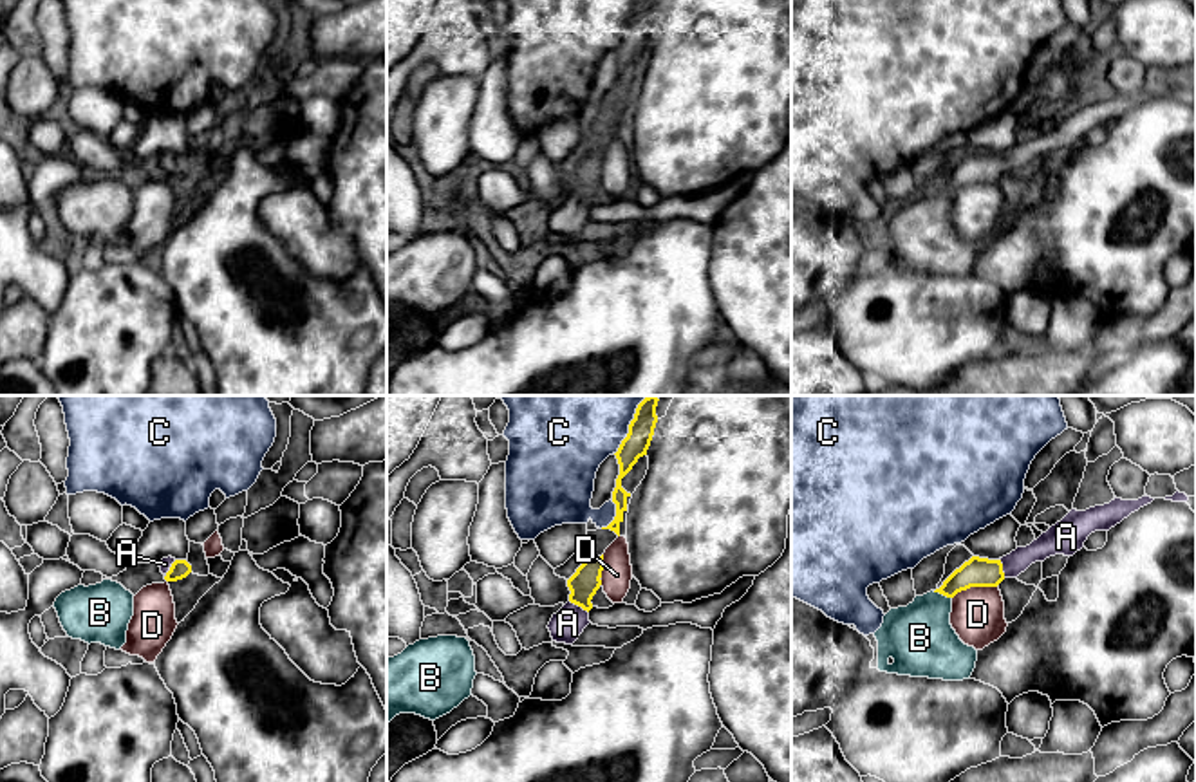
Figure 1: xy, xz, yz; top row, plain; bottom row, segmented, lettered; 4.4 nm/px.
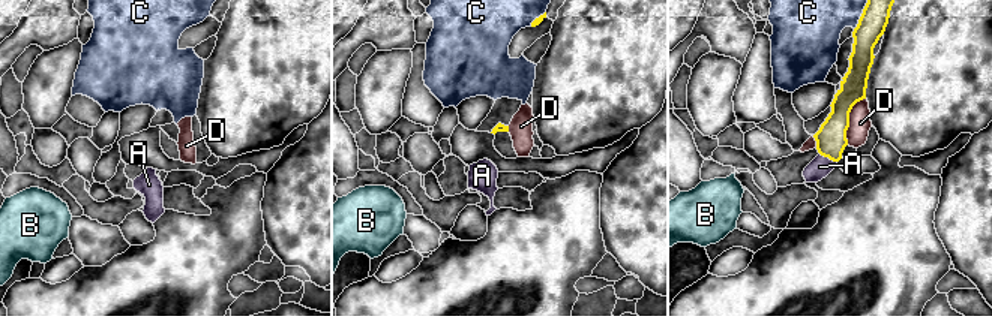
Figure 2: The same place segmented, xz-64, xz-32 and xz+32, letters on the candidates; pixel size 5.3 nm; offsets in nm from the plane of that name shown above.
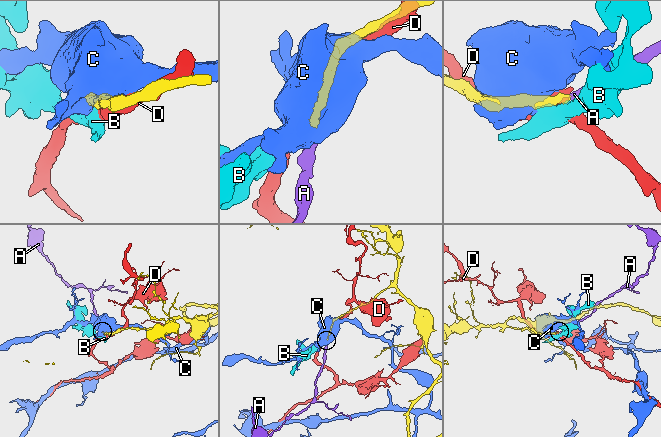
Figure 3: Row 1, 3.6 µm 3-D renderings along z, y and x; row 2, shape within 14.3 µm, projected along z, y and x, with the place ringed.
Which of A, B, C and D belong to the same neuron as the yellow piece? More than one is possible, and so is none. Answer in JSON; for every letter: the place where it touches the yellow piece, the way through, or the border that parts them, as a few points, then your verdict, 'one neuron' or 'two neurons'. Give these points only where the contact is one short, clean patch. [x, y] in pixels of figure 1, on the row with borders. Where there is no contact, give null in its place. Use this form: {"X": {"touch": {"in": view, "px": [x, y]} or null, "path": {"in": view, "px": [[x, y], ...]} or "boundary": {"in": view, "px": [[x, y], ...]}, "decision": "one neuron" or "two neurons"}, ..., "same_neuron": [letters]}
{"A": {"touch": {"in": "xz", "px": [579, 605]}, "path": {"in": "xz", "px": [[584, 584], [579, 605], [568, 623]]}, "decision": "one neuron"}, "B": {"touch": {"in": "yz", "px": [942, 593]}, "boundary": {"in": "yz", "px": [[933, 591], [951, 598]]}, "decision": "two neurons"}, "C": {"touch": {"in": "xz", "px": [615, 517]}, "decision": "two neurons"}, "D": {"touch": {"in": "yz", "px": [974, 586]}, "decision": "two neurons"}, "same_neuron": ["A"]}

